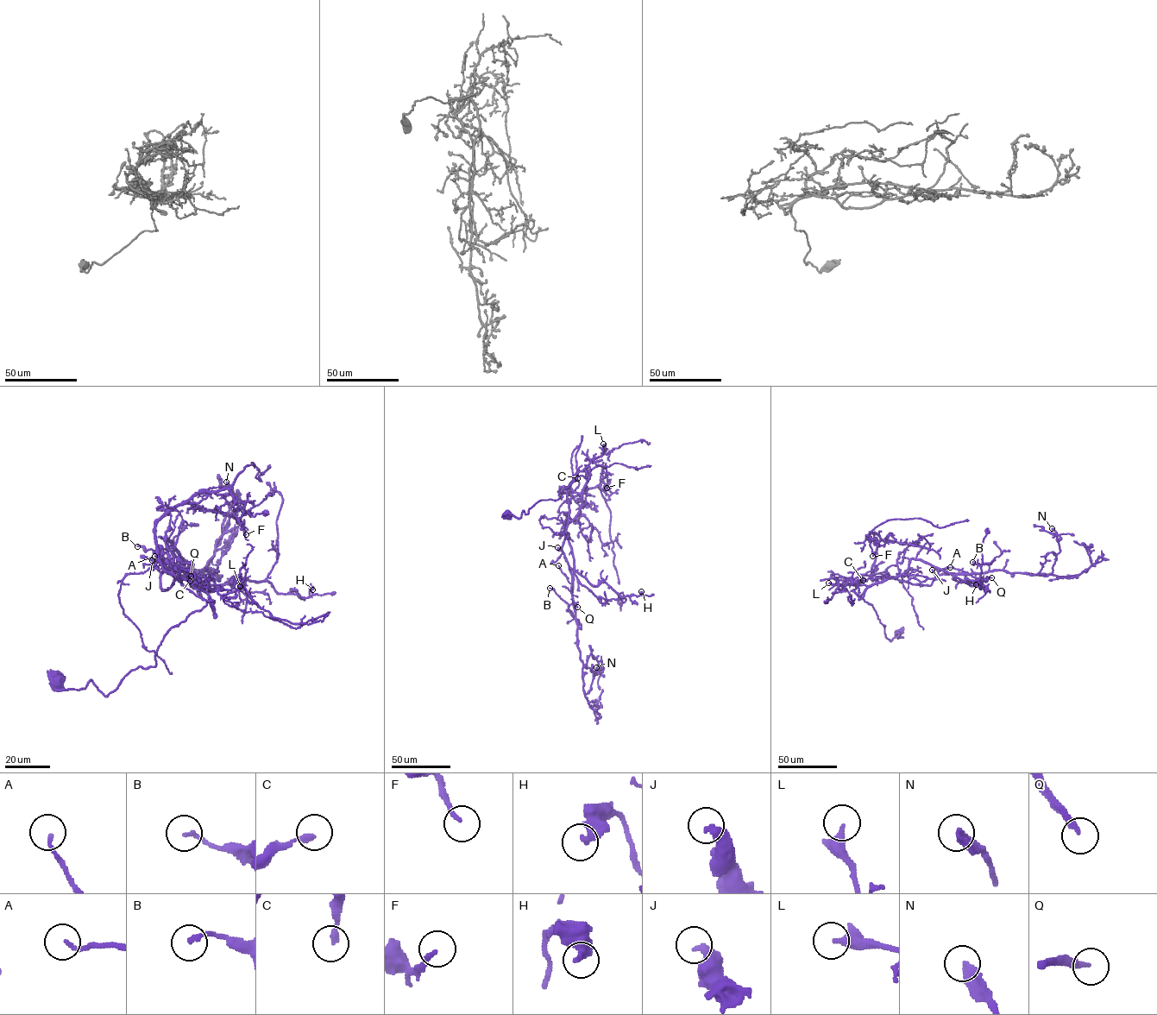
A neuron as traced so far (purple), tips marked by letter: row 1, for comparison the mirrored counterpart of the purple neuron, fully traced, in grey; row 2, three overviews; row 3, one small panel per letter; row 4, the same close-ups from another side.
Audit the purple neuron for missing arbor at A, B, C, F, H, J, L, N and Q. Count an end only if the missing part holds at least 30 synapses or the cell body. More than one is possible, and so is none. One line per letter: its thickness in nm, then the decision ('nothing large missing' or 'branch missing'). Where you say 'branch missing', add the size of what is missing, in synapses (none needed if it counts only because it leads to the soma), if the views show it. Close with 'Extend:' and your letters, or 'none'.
A: calibre 130 nm; nothing large missing
B: calibre 150 nm; nothing large missing
C: calibre 240 nm; nothing large missing
F: calibre 170 nm; nothing large missing
H: calibre 320 nm; nothing large missing
J: calibre 400 nm; branch missing; 70 synapses
L: calibre 280 nm; nothing large missing
N: calibre 400 nm; nothing large missing
Q: calibre 200 nm; branch missing; 35 synapses
Extend: J, Q

